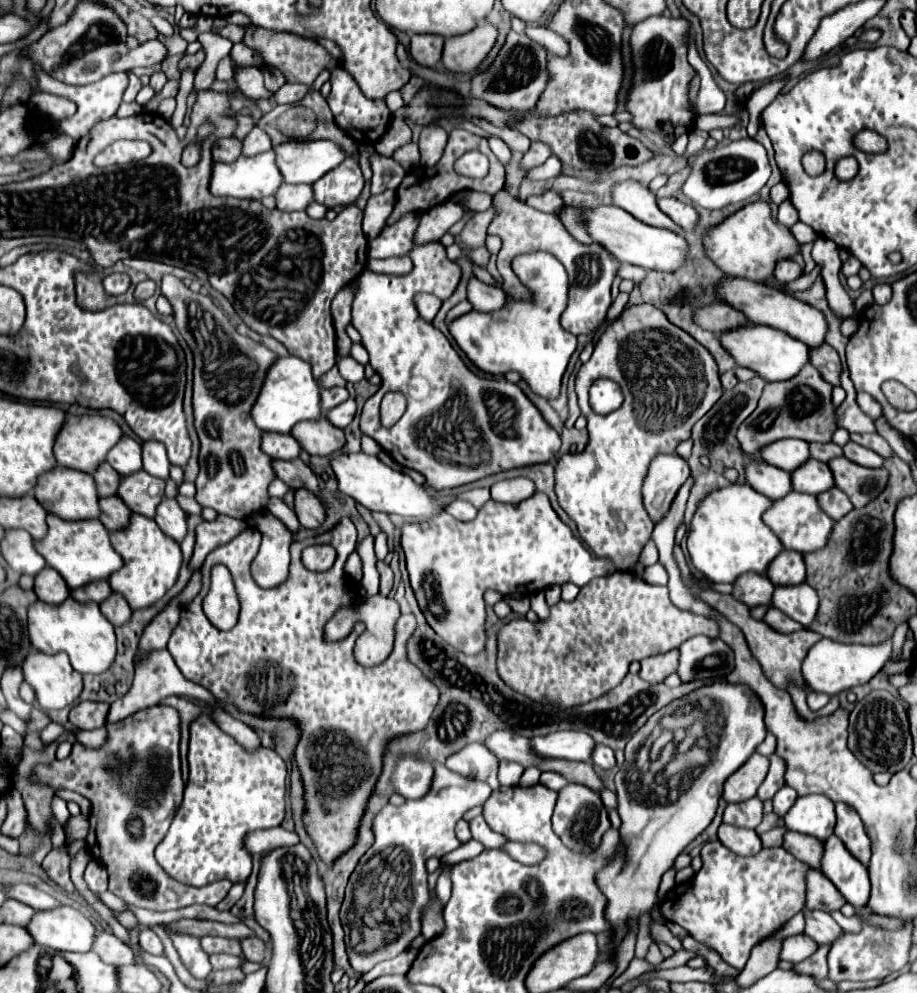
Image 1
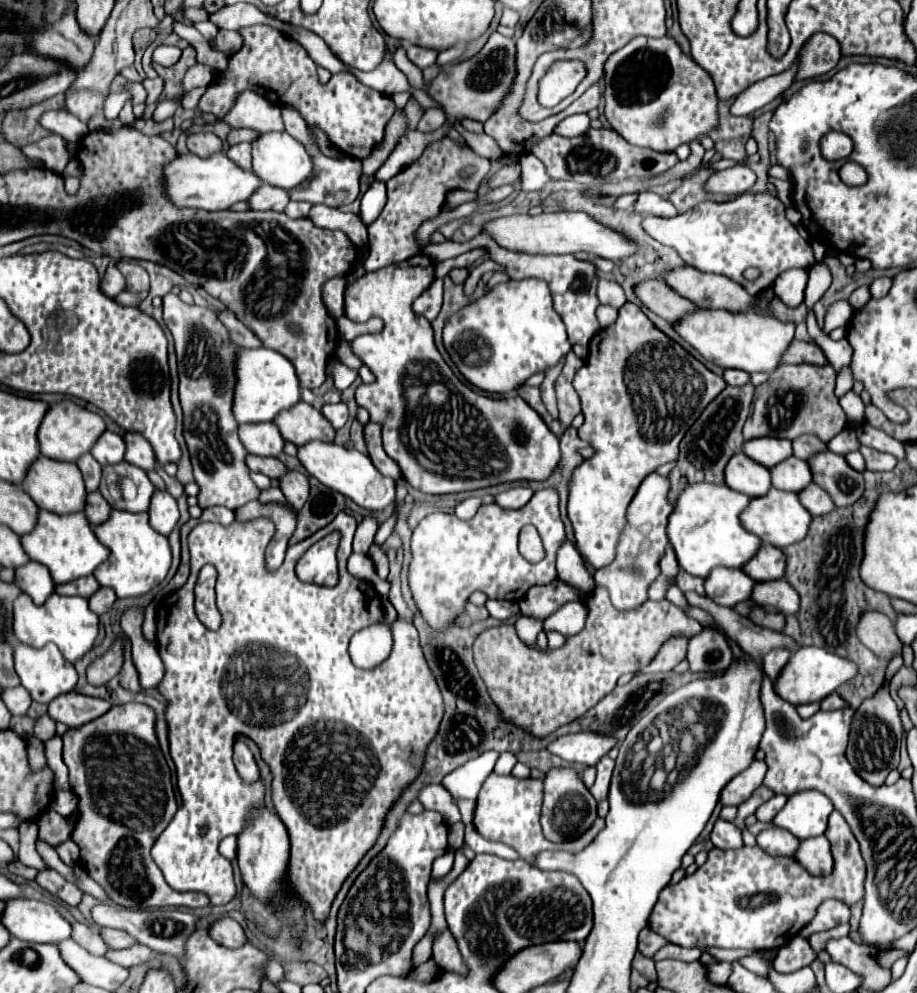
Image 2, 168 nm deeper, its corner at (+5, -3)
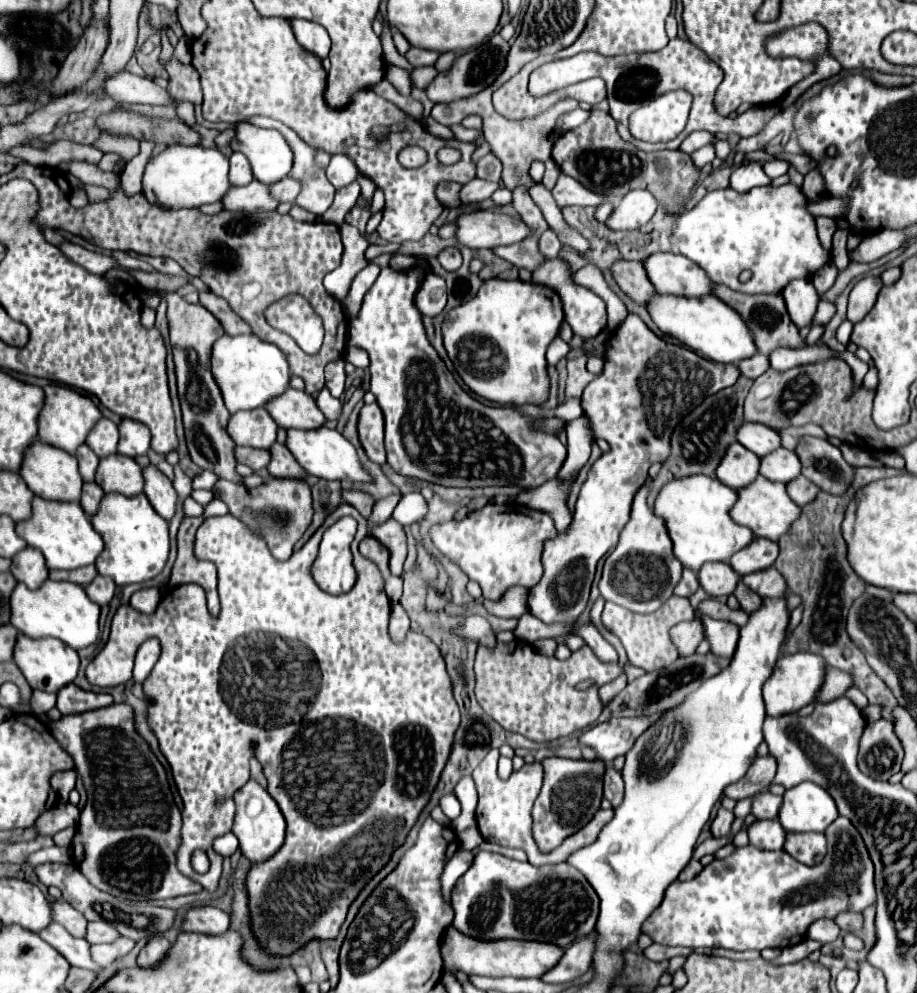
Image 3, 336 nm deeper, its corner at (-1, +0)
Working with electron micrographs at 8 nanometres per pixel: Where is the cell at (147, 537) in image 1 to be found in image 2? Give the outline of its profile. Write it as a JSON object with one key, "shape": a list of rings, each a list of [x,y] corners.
{"shape":[[[112,511],[106,523],[94,527],[94,533],[100,539],[100,543],[110,549],[110,559],[106,559],[106,563],[102,563],[102,567],[94,571],[94,577],[102,587],[114,589],[120,599],[146,595],[166,579],[172,563],[172,551],[168,539],[158,535],[150,527],[148,513]]]}

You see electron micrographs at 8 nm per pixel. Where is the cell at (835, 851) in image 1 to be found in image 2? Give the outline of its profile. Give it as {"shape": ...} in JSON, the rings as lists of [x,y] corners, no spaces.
{"shape":[[[824,835],[802,841],[802,845],[796,851],[796,861],[802,863],[802,867],[816,877],[830,875],[830,871],[834,869],[830,841]]]}

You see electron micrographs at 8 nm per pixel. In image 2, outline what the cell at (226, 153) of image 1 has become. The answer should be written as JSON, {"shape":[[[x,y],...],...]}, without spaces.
{"shape":[[[192,133],[186,141],[190,153],[198,157],[210,157],[214,153],[222,153],[222,141],[214,133]]]}

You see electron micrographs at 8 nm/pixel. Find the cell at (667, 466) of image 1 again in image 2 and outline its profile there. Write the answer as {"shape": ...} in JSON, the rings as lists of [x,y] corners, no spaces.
{"shape":[[[652,471],[650,475],[644,477],[642,485],[638,487],[630,507],[628,507],[628,525],[620,535],[616,559],[598,569],[594,573],[596,585],[602,585],[610,591],[612,603],[618,609],[634,609],[642,605],[648,597],[646,591],[650,583],[660,575],[660,559],[664,555],[664,549],[668,545],[668,535],[666,535],[666,525],[668,517],[674,511],[674,505],[668,501],[670,493],[670,479],[668,475],[660,475]]]}

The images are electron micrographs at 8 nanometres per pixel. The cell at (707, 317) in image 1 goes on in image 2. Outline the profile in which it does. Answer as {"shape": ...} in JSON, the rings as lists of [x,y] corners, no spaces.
{"shape":[[[662,279],[642,281],[636,287],[636,295],[642,299],[642,303],[646,307],[650,307],[650,311],[654,311],[656,315],[660,315],[662,319],[666,319],[672,325],[680,323],[686,315],[690,315],[698,309],[690,299],[678,295]]]}

